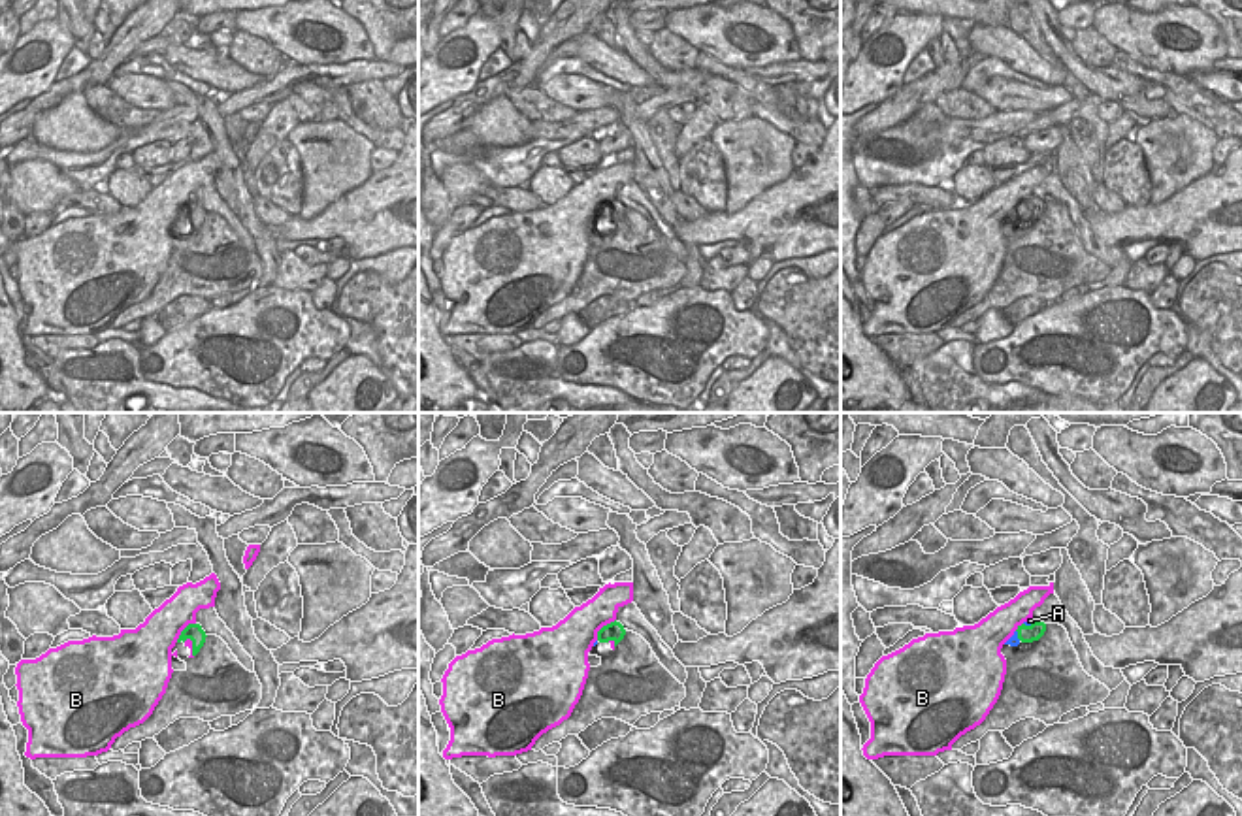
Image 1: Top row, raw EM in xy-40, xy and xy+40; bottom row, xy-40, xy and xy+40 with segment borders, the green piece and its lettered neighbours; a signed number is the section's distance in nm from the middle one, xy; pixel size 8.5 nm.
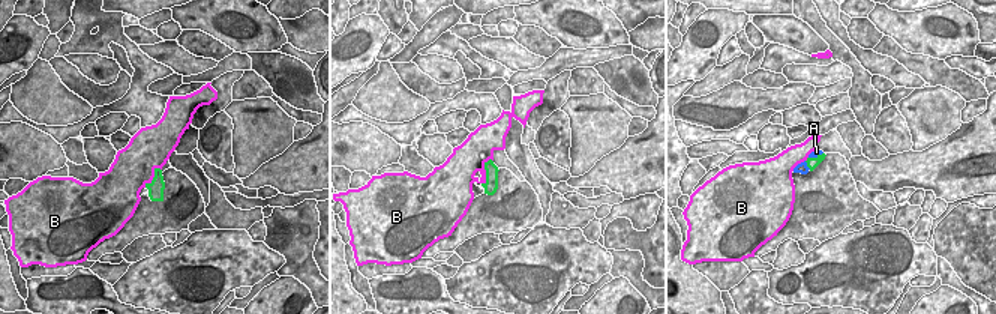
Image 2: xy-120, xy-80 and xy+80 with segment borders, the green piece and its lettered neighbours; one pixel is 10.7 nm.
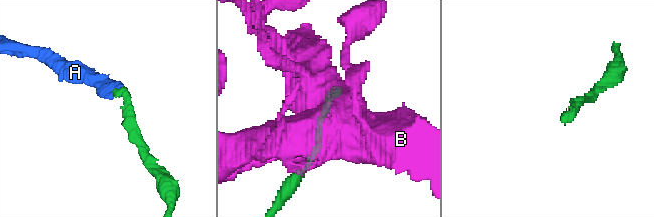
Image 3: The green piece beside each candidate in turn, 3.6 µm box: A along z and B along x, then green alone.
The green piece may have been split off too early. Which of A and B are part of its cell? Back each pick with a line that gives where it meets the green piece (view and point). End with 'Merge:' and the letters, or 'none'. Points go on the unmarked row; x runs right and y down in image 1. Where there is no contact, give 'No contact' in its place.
A: Touches green at xy+40 (1031, 200)
Merge: A.

